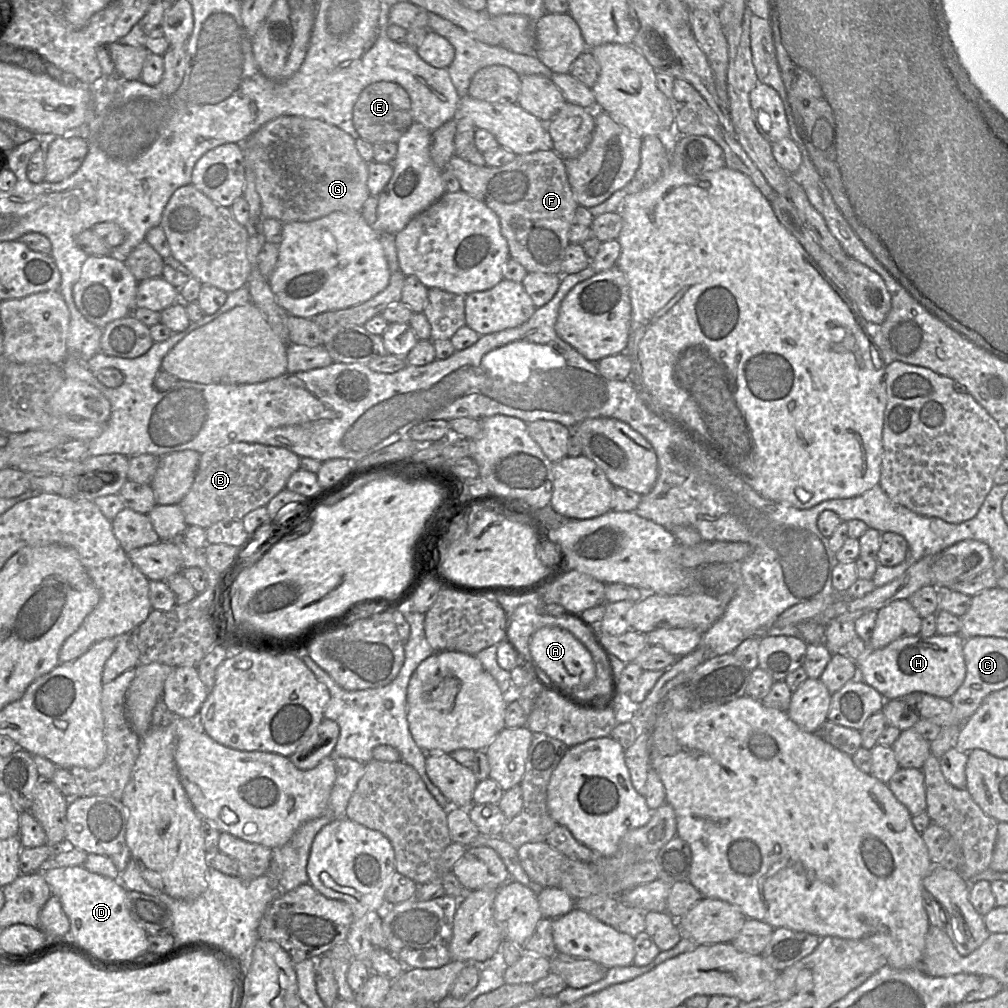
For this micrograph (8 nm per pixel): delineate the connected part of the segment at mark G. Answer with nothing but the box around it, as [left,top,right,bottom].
[242,116,370,223]

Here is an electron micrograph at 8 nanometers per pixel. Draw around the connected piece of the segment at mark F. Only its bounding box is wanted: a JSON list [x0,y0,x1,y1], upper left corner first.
[445,148,579,274]

